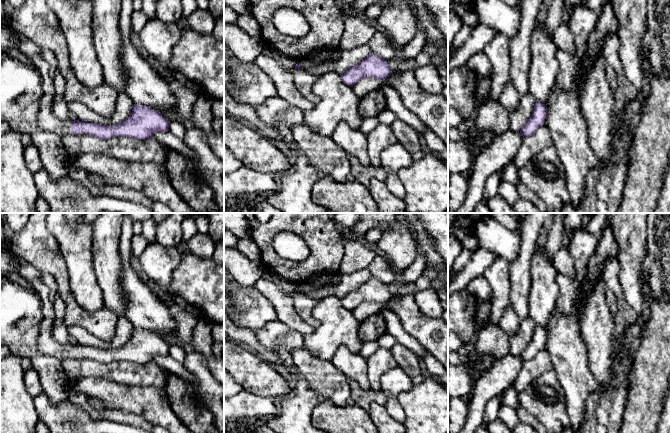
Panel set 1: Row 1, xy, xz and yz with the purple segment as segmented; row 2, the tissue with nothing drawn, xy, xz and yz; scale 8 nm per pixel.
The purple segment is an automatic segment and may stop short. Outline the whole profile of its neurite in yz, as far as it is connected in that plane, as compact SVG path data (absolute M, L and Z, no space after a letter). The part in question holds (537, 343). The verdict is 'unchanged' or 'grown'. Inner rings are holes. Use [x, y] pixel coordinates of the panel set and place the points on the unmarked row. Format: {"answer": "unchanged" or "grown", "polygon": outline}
{"answer": "unchanged", "polygon": "M536 325L531 341L520 354L523 361L529 361L536 357L536 355L545 347L547 340L547 333L545 328Z"}

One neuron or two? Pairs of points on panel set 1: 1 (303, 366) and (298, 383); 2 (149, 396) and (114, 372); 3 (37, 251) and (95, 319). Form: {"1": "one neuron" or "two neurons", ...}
{"1": "two neurons", "2": "two neurons", "3": "one neuron"}

